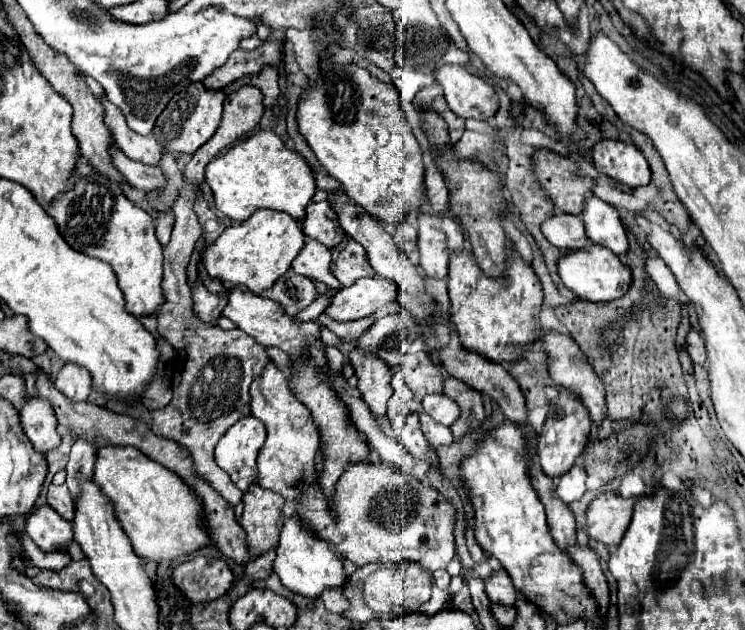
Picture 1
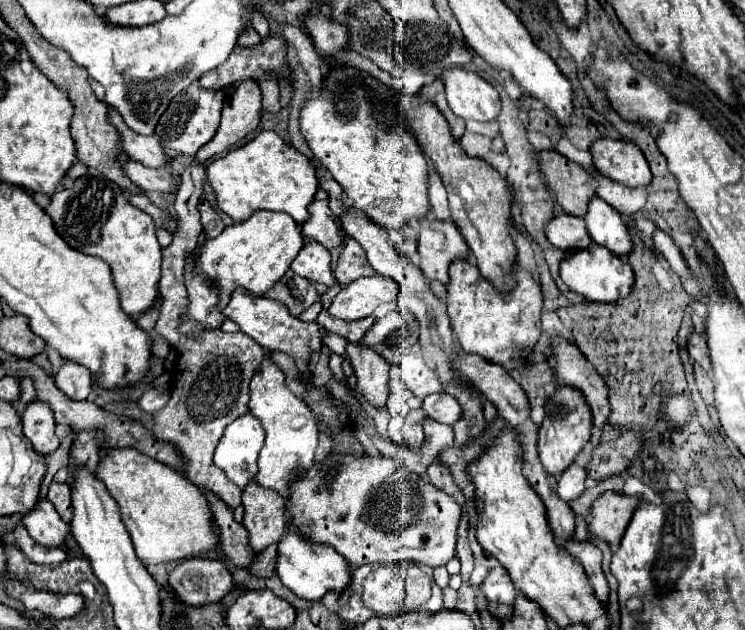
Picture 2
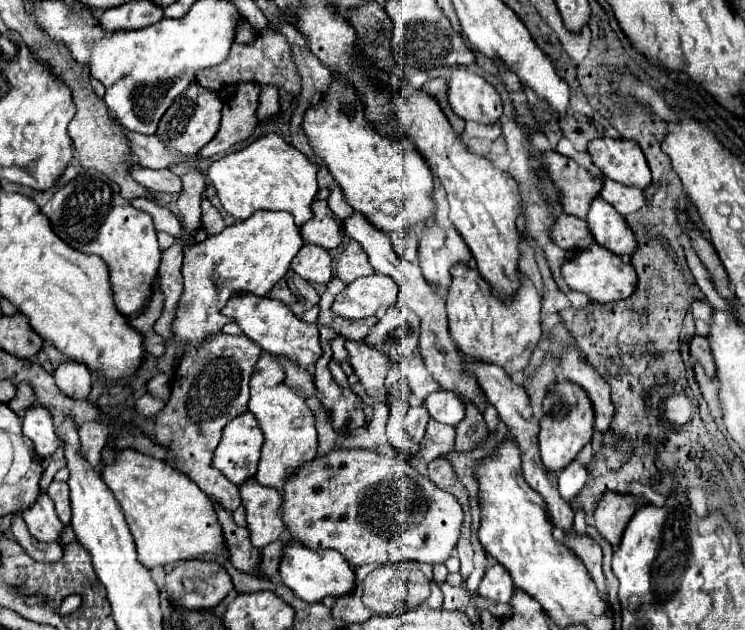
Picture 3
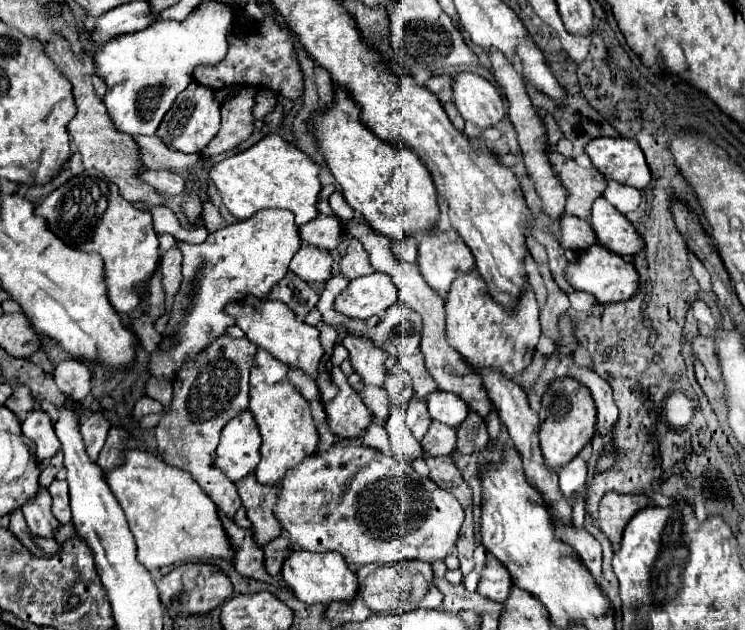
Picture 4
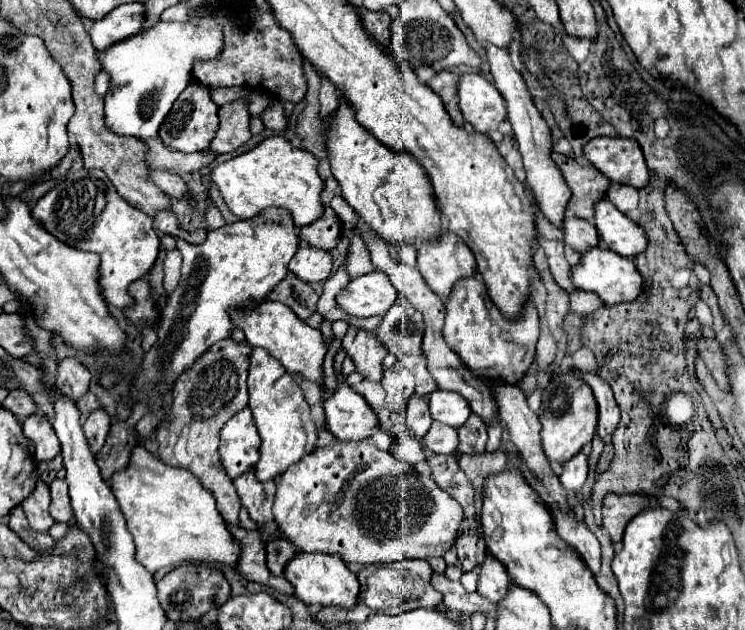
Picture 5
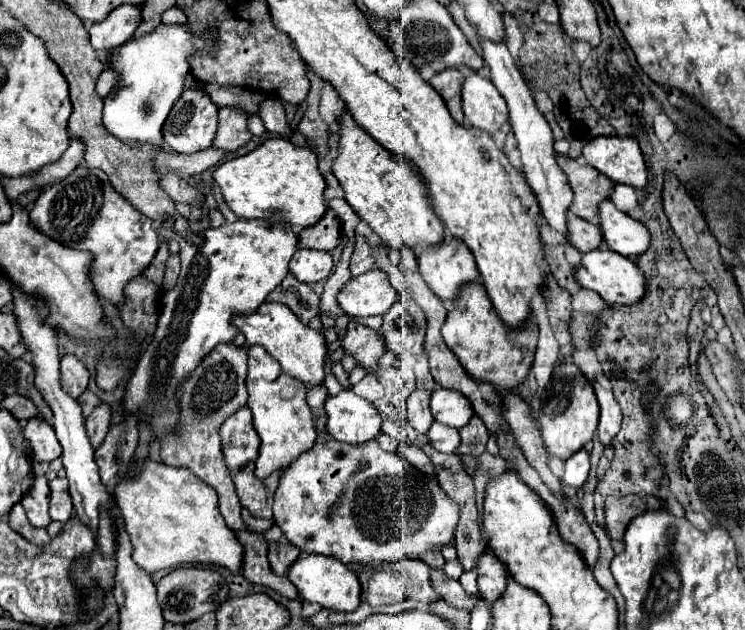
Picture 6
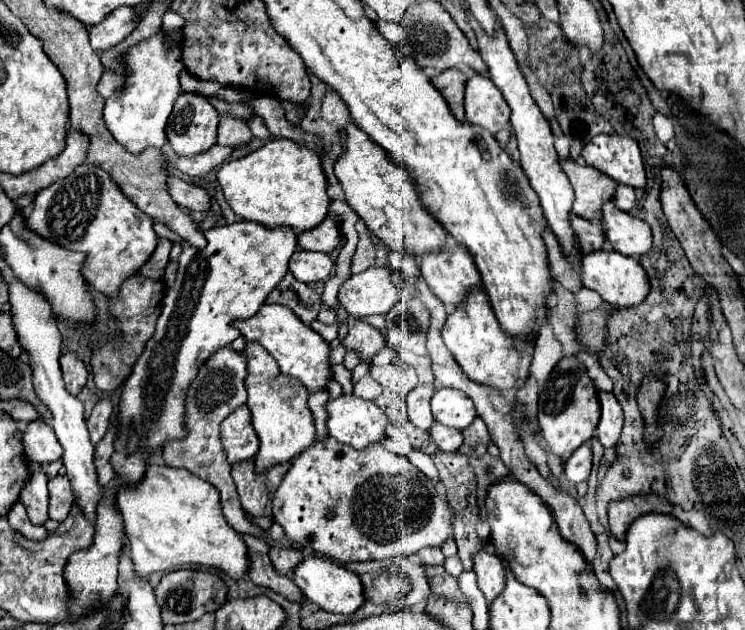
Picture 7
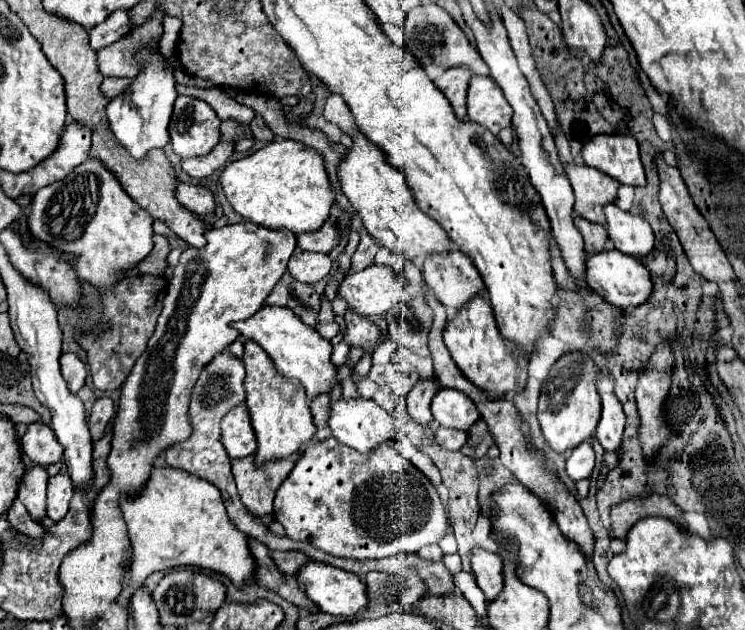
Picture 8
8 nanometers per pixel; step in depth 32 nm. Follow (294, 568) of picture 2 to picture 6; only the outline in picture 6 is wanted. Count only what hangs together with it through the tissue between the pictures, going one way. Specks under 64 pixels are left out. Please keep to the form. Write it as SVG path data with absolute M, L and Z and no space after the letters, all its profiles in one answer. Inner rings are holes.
M300 554L298 560L288 568L288 580L298 588L298 596L306 602L316 602L322 608L332 610L356 610L360 604L360 582L354 572L346 564L342 564L334 556L322 556L322 554Z

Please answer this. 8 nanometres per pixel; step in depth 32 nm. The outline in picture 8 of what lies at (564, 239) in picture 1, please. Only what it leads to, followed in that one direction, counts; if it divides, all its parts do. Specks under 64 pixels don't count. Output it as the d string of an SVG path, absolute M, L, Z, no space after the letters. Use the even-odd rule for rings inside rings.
M576 216L574 218L574 226L578 228L578 232L584 238L584 250L586 250L586 254L604 250L604 244L608 240L608 234L604 232L604 226L602 224L594 224L594 222L588 222L588 220Z

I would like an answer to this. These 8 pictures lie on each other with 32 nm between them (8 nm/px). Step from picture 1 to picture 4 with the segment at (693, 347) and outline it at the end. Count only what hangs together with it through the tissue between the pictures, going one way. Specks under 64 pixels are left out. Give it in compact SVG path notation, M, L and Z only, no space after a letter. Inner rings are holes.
M698 336L694 338L692 342L692 352L694 352L694 358L698 358L708 376L718 384L722 386L722 380L720 380L720 368L718 368L718 360L716 360L716 352L714 352L714 338L704 338L704 336Z

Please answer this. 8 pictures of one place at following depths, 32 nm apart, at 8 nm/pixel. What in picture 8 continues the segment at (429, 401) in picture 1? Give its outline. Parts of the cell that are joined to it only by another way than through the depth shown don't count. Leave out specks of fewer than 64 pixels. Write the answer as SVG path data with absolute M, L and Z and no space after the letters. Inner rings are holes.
M440 388L432 398L432 414L438 424L456 430L468 430L480 418L474 402L454 388Z

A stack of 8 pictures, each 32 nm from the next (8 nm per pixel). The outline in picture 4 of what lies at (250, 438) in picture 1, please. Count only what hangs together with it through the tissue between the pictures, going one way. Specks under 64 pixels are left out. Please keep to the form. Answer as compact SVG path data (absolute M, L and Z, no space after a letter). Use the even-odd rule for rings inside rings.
M250 410L232 418L224 430L216 448L216 468L220 468L232 482L240 482L244 476L256 470L260 460L262 436Z

